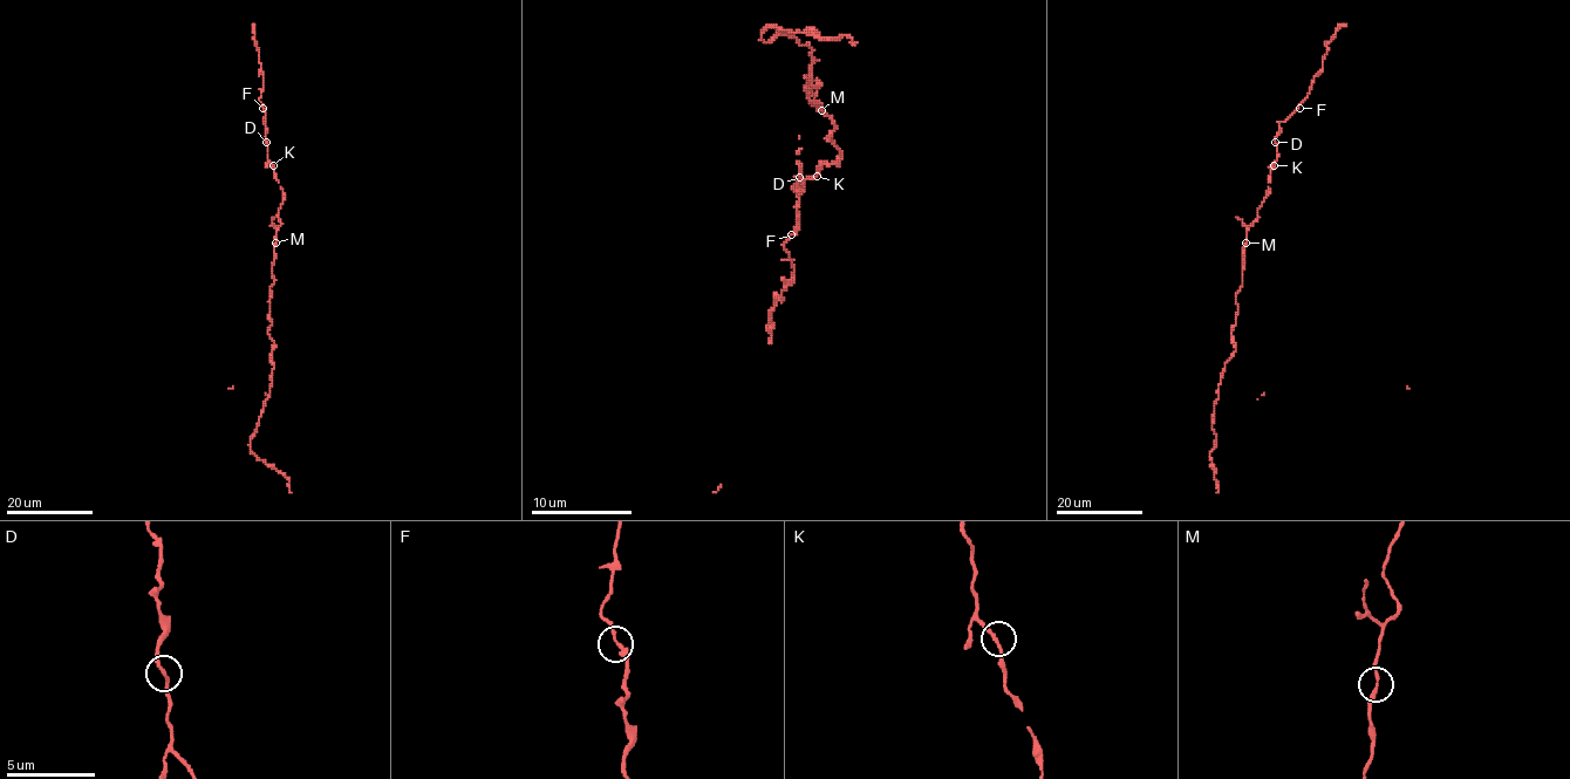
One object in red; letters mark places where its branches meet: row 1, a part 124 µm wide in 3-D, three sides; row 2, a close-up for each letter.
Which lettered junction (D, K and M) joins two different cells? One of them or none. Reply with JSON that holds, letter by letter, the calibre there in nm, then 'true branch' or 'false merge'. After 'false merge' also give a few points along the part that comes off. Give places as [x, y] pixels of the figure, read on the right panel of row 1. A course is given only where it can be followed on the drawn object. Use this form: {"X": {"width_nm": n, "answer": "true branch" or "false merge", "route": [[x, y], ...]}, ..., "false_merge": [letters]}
{"D": {"width_nm": 190, "answer": "true branch"}, "K": {"width_nm": 170, "answer": "true branch"}, "M": {"width_nm": 190, "answer": "true branch"}, "false_merge": []}

